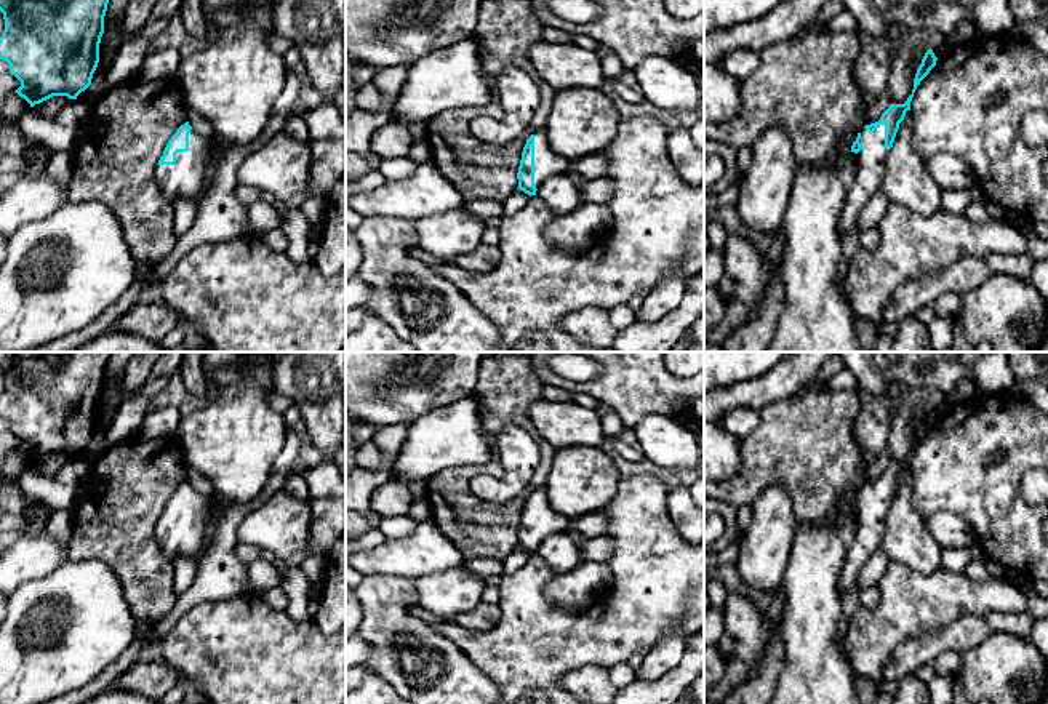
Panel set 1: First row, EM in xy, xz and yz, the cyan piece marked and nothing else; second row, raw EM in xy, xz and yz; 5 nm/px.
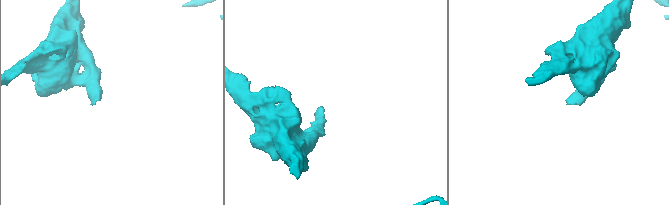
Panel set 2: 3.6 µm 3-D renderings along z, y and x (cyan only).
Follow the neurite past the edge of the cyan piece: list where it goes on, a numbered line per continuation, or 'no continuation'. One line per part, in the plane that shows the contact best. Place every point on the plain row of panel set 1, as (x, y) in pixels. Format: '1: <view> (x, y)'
1: xy (188, 536)

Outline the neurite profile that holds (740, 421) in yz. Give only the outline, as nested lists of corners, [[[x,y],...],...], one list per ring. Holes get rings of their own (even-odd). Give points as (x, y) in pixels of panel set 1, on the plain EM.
[[[738,406],[726,413],[722,426],[738,440],[744,440],[758,424],[760,411]]]

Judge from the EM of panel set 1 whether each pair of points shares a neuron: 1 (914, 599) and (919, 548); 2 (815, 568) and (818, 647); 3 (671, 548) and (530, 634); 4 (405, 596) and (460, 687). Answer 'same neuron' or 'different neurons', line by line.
1: different neurons
2: same neuron
3: same neuron
4: same neuron

